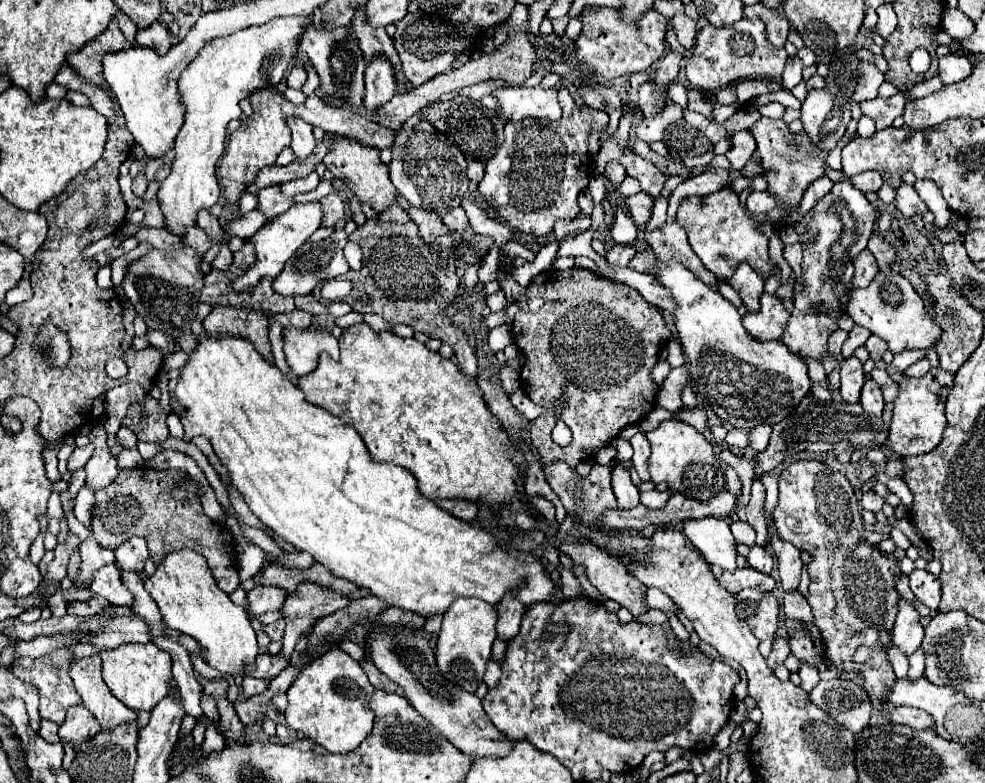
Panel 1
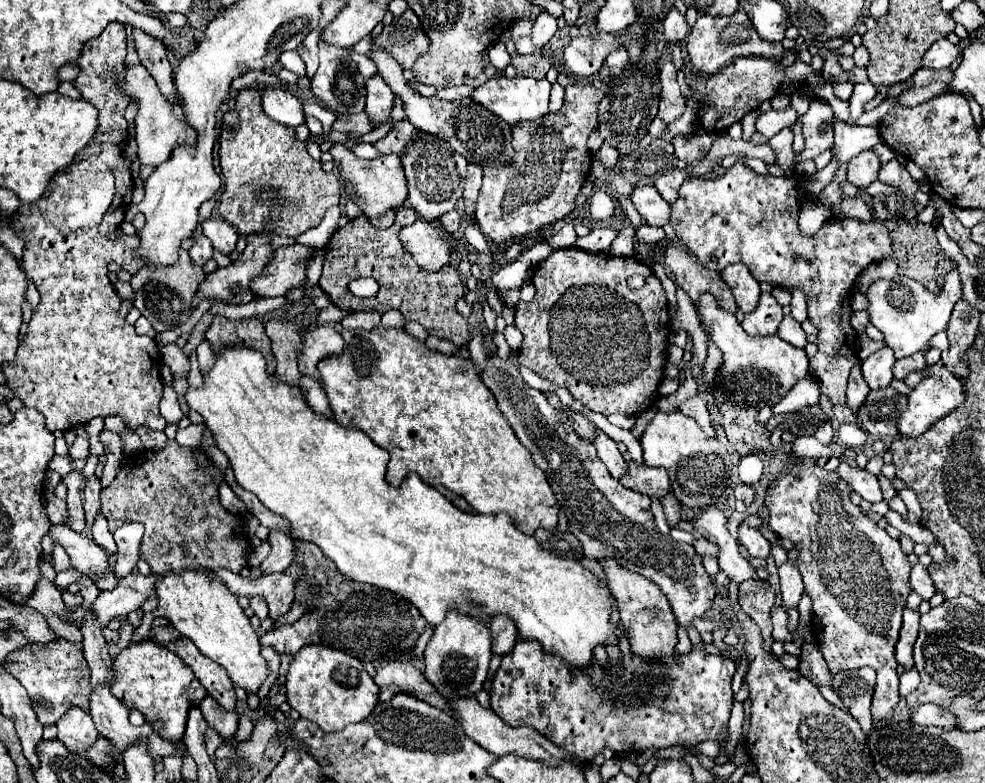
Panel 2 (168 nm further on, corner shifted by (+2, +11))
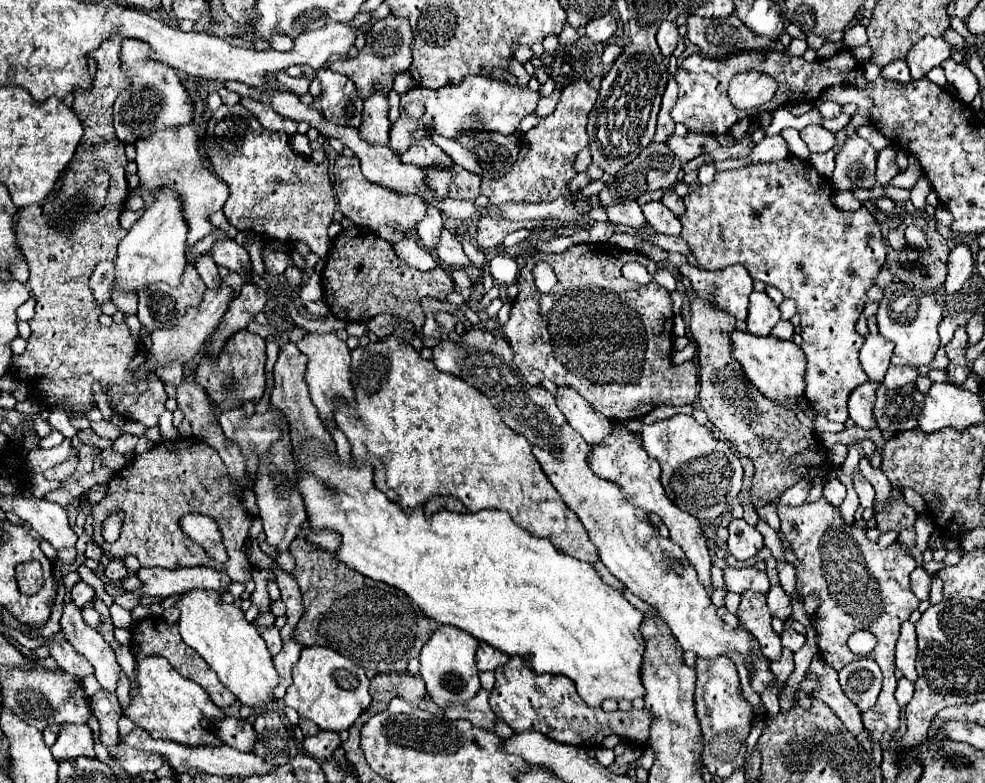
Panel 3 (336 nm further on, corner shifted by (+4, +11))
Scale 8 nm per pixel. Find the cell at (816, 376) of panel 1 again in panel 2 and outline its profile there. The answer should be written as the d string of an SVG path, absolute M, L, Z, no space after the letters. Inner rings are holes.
M785 316L779 324L779 330L777 330L777 336L797 348L805 348L807 344L807 338L805 338L805 332L803 328L799 326L799 322L793 320L793 316Z

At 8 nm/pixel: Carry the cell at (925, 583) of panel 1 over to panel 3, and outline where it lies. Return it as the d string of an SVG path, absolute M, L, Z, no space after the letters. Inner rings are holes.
M915 568L911 572L911 590L919 600L929 600L929 586L931 586L931 576L923 568Z

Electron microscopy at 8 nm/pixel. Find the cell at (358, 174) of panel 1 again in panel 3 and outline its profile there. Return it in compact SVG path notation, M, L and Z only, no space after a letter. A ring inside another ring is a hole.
M341 154L335 160L333 182L335 182L337 200L339 200L339 210L343 212L343 216L357 222L357 226L363 226L369 230L377 230L381 224L391 224L403 232L415 230L415 224L423 218L423 212L427 210L425 202L417 194L397 194L381 184L369 182L361 174L361 166L357 158L347 158Z

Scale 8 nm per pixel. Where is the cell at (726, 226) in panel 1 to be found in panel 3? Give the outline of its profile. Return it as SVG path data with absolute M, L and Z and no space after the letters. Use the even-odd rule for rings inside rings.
M795 156L771 164L751 164L737 170L717 172L711 184L701 184L683 198L687 210L679 218L683 224L679 236L689 244L697 258L697 268L721 270L739 262L747 268L753 280L775 286L785 298L797 302L803 328L801 350L807 356L805 398L821 416L845 422L849 418L847 398L851 390L867 382L859 364L859 350L865 338L855 332L855 322L867 302L865 292L885 264L887 246L877 220L865 206L857 212L837 210L831 202L831 192L831 182L821 178L809 162Z

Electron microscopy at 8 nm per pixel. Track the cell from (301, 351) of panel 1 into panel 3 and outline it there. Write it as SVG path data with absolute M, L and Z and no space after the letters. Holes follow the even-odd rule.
M313 332L313 334L307 334L301 342L297 342L297 348L309 358L305 380L309 384L309 394L311 394L313 404L319 410L319 416L323 420L333 418L333 412L335 412L333 398L335 396L343 396L343 398L353 396L353 390L351 390L351 384L349 384L349 376L351 376L349 360L351 360L351 356L349 356L347 344L333 332L327 332L327 334Z

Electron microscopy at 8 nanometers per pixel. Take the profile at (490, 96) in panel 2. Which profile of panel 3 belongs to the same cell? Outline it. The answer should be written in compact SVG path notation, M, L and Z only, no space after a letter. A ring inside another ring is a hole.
M467 76L467 80L461 80L461 84L439 88L439 90L415 88L401 96L401 116L391 126L389 146L395 154L399 154L399 152L403 152L403 148L407 148L407 144L411 144L411 140L419 140L419 138L427 136L427 130L435 130L447 138L455 138L457 132L461 132L461 130L497 130L497 132L509 136L513 132L517 132L523 116L535 112L537 102L539 102L539 90L531 90L529 86L519 86L519 84L497 82L489 76Z

